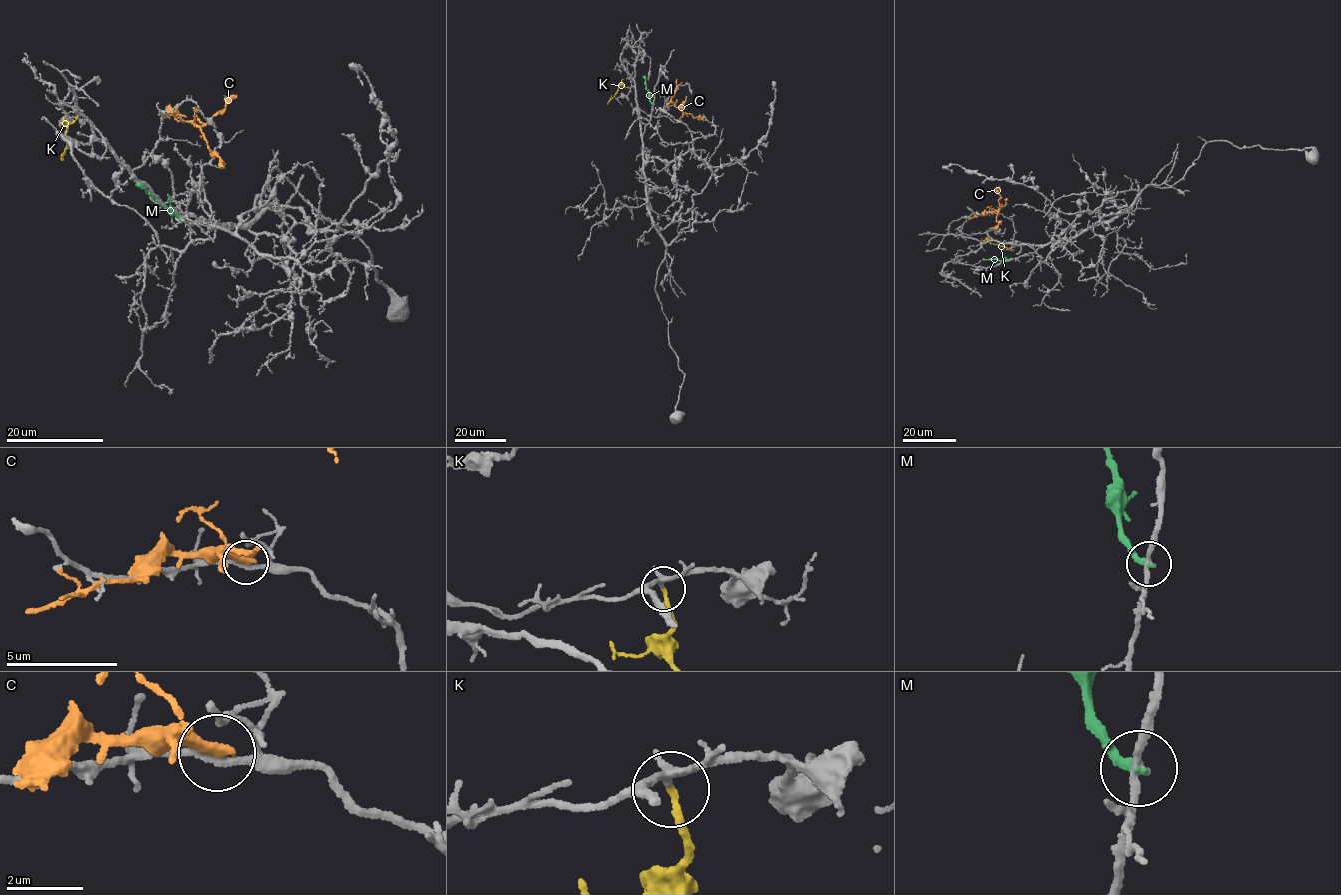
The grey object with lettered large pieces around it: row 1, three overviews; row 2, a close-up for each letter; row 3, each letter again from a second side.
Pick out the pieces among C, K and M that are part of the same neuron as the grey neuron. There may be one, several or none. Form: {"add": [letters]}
{"add": ["K"]}

